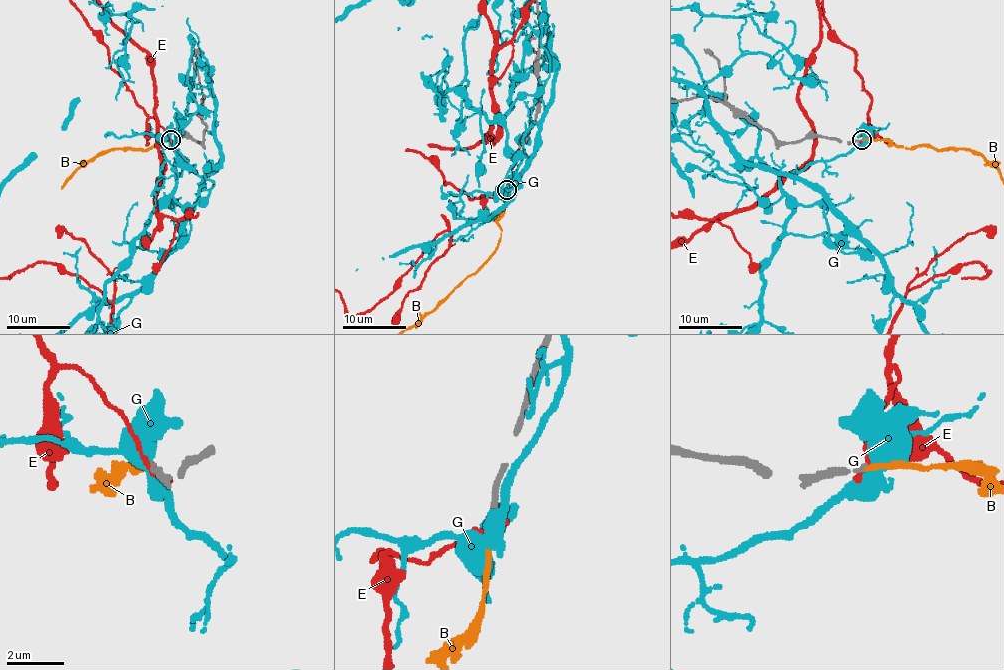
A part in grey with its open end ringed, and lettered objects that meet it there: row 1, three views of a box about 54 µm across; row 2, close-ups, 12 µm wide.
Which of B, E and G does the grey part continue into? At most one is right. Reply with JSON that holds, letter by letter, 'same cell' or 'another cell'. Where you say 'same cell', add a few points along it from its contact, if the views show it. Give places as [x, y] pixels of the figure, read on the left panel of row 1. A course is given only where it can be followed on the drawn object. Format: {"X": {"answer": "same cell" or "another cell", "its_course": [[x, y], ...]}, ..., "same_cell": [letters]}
{"B": {"answer": "same cell"}, "E": {"answer": "another cell"}, "G": {"answer": "another cell"}, "same_cell": ["B"]}

